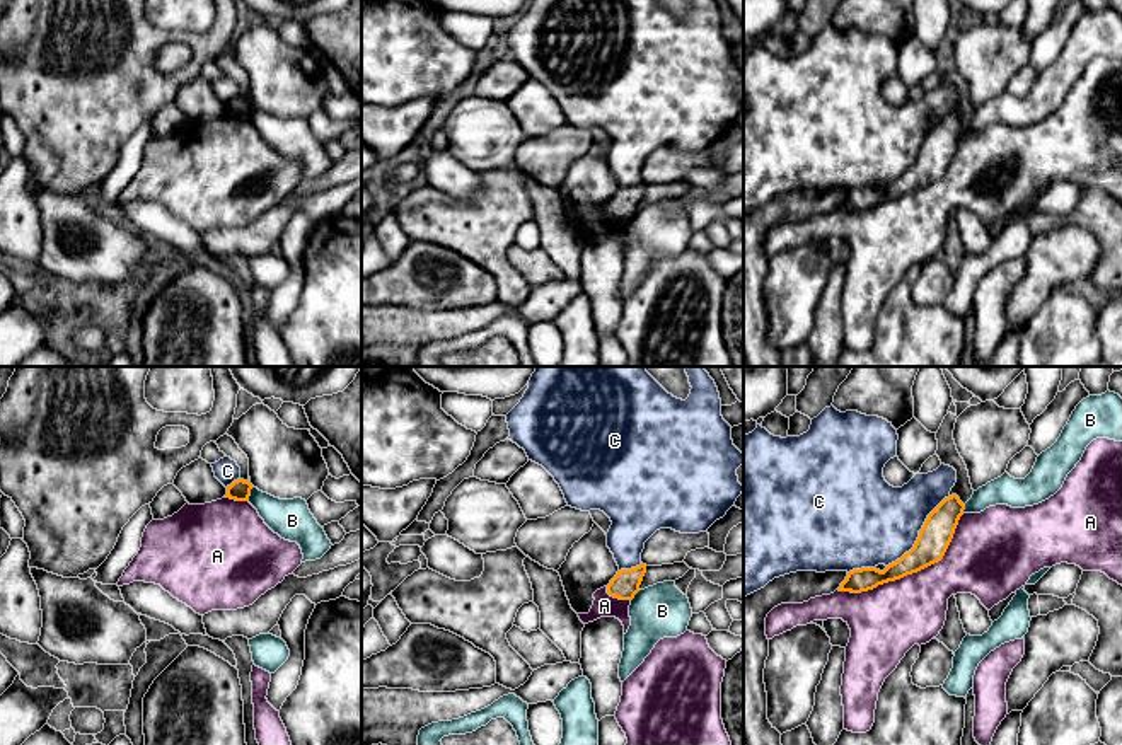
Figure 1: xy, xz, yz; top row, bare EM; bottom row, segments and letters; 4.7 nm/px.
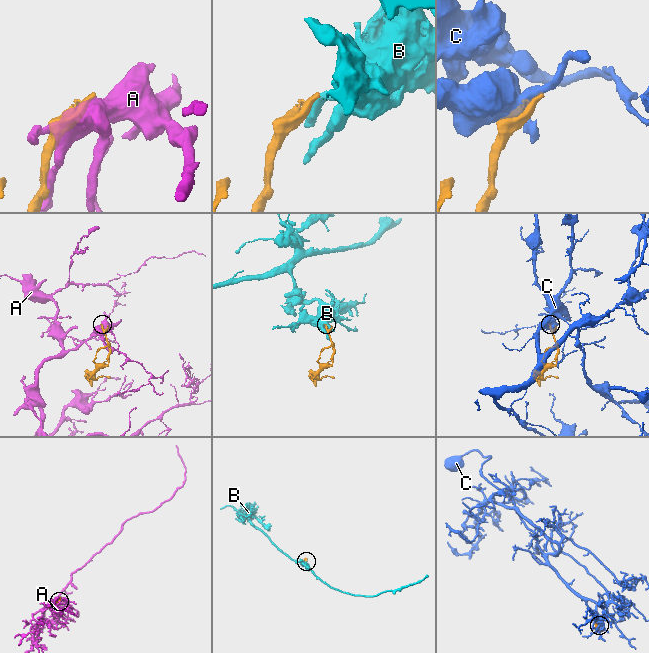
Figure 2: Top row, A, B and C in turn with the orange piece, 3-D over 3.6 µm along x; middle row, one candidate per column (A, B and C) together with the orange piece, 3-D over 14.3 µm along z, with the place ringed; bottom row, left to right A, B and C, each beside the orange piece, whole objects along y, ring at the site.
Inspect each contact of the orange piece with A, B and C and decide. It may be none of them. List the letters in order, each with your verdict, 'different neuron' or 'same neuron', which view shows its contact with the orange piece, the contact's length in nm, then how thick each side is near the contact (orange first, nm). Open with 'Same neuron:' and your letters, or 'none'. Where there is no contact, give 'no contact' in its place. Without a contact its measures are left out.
Same neuron: none
A: different neuron | yz | 700 nm | 150/320 nm
B: different neuron | xy | 80 nm | 100/190 nm
C: different neuron | yz | 460 nm | 150/400 nm

